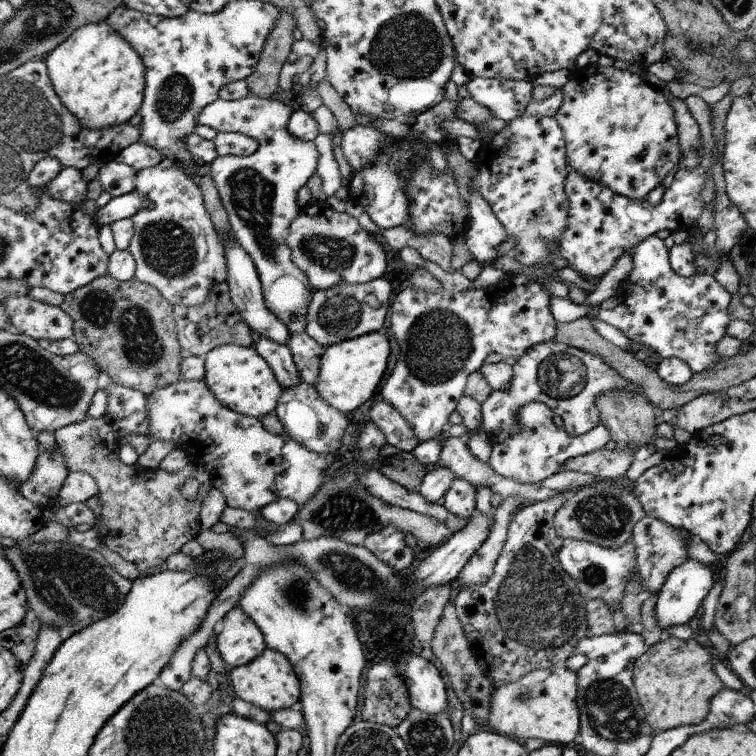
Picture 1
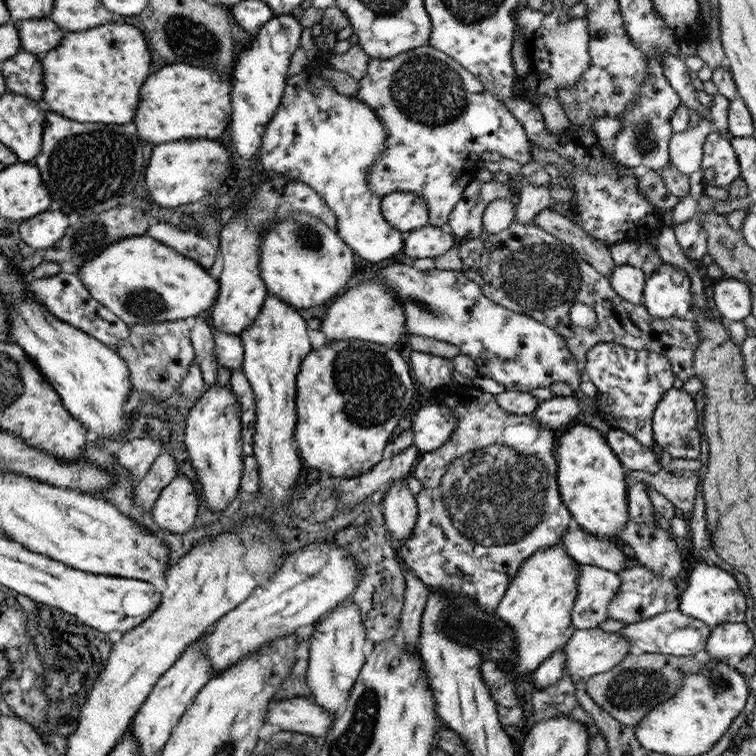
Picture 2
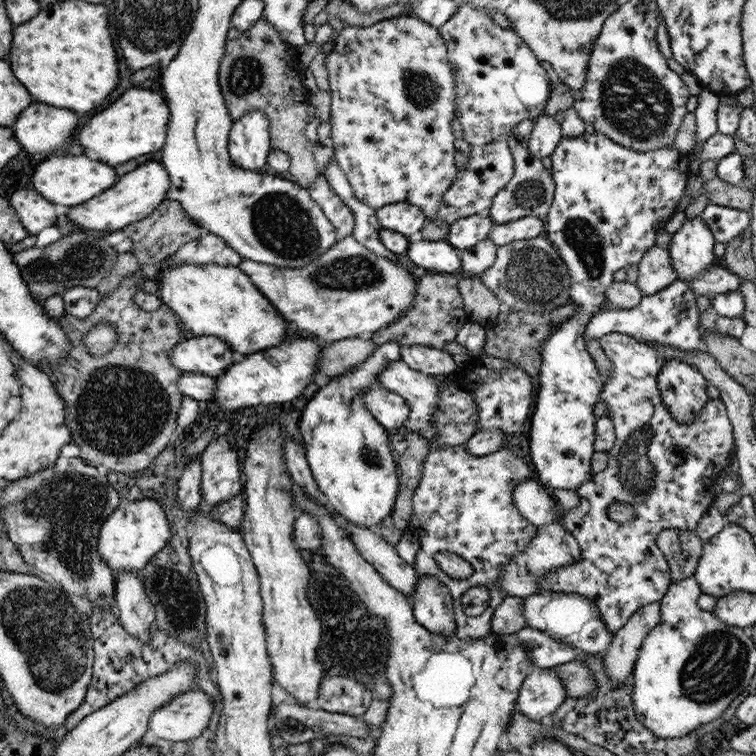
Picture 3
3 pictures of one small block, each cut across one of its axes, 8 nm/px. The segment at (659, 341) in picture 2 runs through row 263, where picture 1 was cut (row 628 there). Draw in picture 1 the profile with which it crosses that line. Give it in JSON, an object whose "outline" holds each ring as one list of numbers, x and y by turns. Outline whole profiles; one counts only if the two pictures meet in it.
{"outline":[[568,493,558,494,548,500,520,507,510,521,507,539,502,554,494,564,492,576,480,586,460,586,455,592,453,602,469,649,482,672,491,679,496,689,504,684,518,682,529,672,564,663,576,653,576,644,586,638,586,632,590,630,586,620,587,600,580,594,576,580,563,569,559,558,549,547,550,539,555,535,554,514,568,497]]}

